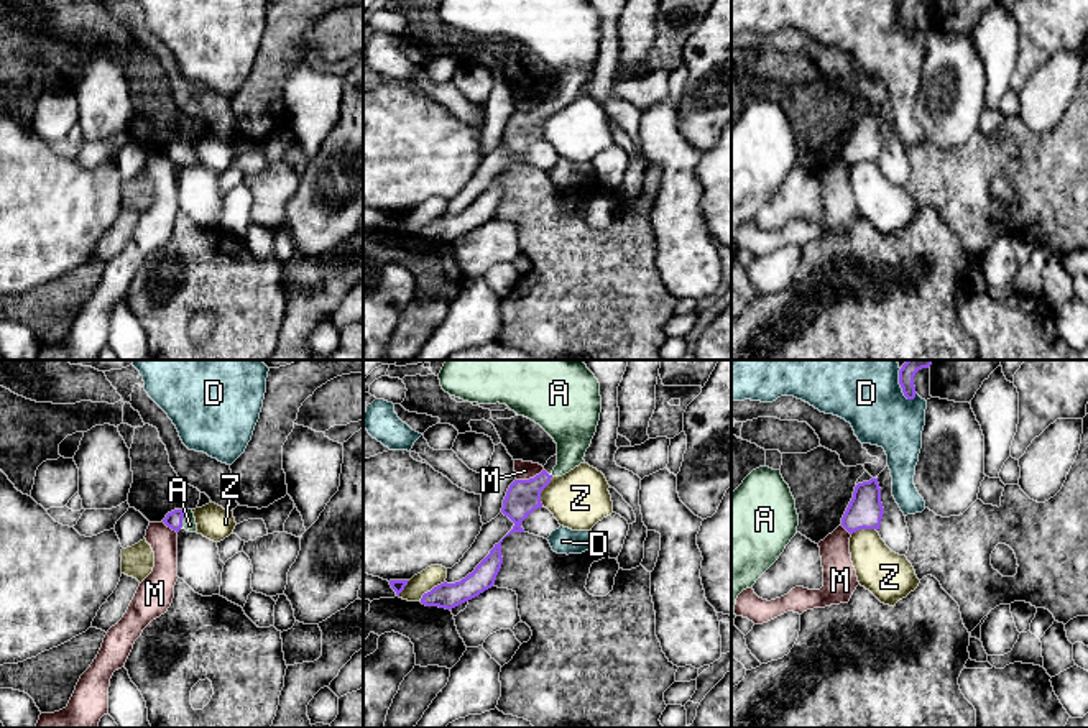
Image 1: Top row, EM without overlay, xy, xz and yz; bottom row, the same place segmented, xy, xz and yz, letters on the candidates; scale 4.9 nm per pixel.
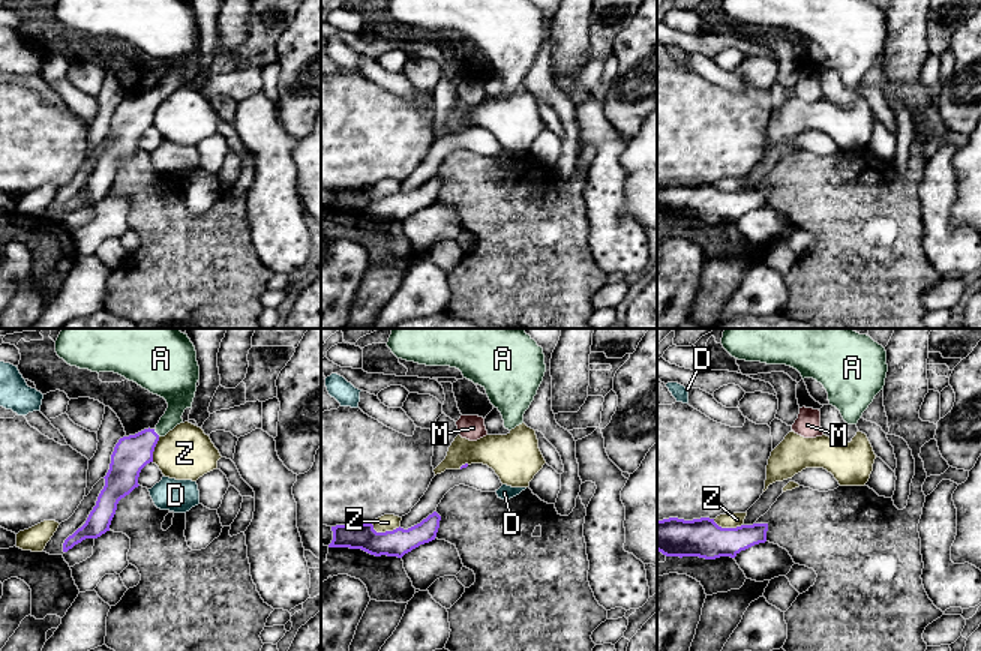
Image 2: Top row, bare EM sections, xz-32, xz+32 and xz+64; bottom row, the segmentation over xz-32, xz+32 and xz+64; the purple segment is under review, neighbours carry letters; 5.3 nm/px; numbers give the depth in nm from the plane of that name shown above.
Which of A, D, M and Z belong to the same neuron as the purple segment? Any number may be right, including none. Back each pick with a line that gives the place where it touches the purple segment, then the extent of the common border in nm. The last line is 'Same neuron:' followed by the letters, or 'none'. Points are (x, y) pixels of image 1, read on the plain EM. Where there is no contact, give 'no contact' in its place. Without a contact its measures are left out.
A: meets purple in xy at (181, 152); contact 80 nm long
Same neuron: A

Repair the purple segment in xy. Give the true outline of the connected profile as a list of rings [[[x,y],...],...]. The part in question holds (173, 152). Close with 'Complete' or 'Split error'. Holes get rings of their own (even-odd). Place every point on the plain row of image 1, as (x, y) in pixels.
[[[174,141],[166,146],[163,154],[176,164],[179,164],[181,159],[184,159],[189,164],[197,163],[197,156],[196,156],[192,141],[187,141],[187,143]]]. Split error

